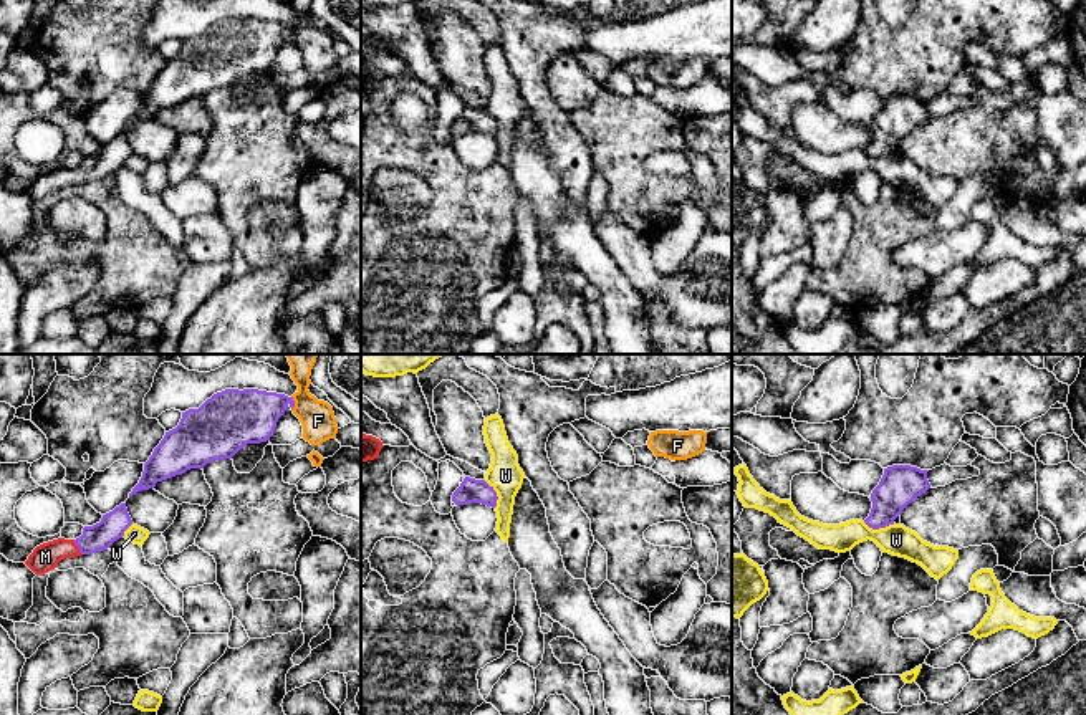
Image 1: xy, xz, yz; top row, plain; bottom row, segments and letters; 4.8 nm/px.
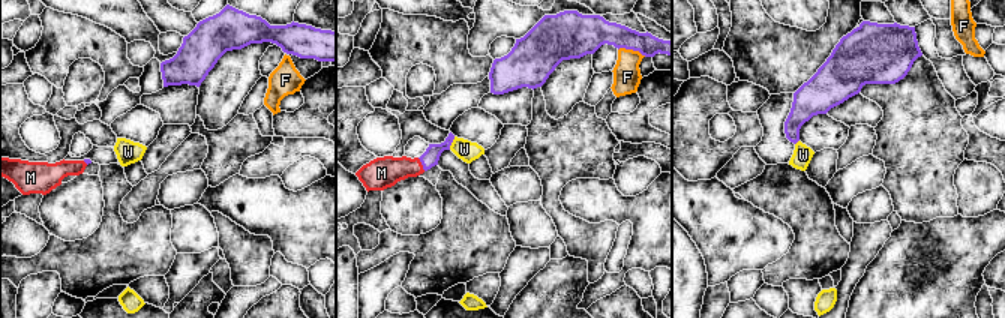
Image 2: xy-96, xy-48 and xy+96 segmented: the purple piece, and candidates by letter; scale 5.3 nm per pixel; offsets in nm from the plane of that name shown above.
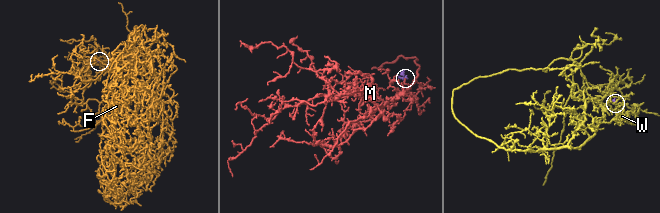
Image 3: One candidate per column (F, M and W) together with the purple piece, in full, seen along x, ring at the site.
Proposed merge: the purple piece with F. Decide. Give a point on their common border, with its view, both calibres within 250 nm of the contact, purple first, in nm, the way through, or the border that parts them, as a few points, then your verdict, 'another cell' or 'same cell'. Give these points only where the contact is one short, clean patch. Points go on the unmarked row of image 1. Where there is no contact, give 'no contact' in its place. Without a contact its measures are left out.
meets purple in xy at (293, 32); 260 nm thick on the purple side, 170 nm on the other; border along xy (292, 25), (293, 38); another cell

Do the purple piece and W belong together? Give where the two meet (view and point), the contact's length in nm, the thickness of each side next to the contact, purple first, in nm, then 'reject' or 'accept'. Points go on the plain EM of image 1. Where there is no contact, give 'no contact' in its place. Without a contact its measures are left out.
yz (879, 156) | 160 nm | 190/150 nm | reject

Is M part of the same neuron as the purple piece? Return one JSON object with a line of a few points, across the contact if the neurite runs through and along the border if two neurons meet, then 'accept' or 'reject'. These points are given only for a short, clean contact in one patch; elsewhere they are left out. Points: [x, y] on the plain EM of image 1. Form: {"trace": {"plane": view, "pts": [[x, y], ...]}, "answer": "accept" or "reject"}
{"trace": {"plane": "xy", "pts": [[100, 166], [85, 174], [76, 174], [55, 179], [45, 186]]}, "answer": "accept"}

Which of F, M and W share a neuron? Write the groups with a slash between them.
F / M / W

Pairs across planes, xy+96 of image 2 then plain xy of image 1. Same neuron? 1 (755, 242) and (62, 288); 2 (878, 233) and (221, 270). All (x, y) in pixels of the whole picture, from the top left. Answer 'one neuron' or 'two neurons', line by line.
1: one neuron
2: one neuron

